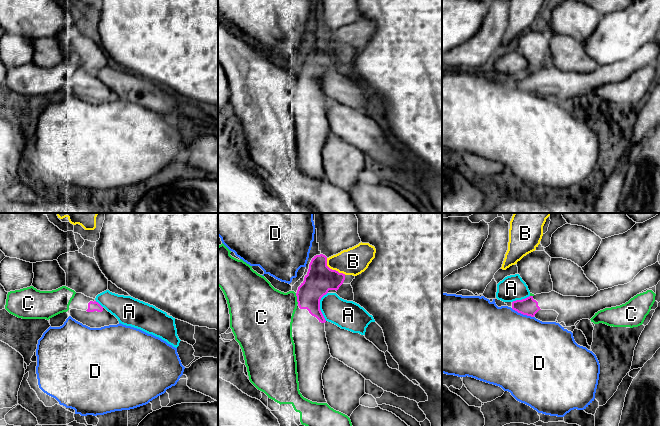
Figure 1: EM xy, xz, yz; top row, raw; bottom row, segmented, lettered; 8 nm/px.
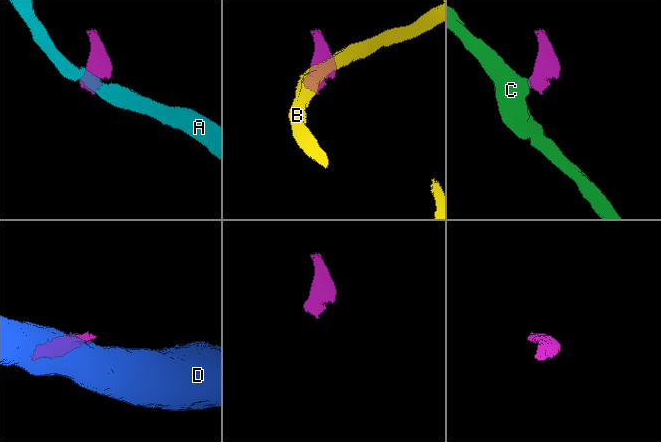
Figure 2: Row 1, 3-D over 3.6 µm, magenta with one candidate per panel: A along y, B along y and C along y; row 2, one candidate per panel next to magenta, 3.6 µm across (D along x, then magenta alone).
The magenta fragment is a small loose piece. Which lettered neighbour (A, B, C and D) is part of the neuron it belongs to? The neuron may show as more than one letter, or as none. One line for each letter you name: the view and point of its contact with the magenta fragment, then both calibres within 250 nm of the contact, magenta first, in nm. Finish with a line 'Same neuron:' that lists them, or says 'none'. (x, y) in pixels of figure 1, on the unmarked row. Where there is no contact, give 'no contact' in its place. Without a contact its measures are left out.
Same neuron: none

